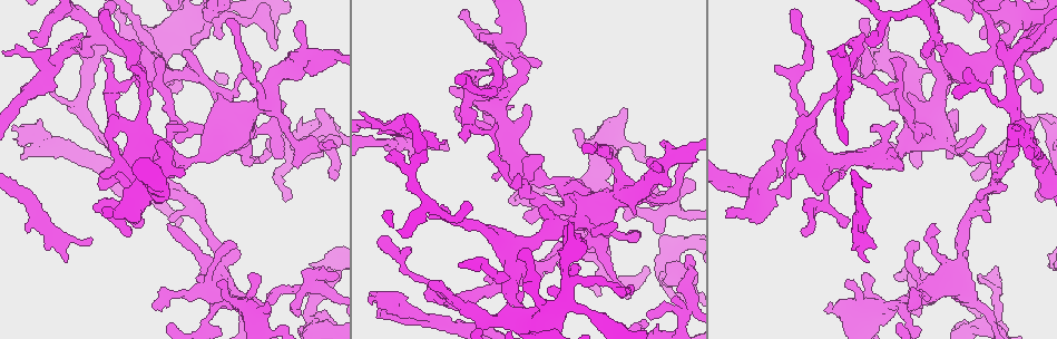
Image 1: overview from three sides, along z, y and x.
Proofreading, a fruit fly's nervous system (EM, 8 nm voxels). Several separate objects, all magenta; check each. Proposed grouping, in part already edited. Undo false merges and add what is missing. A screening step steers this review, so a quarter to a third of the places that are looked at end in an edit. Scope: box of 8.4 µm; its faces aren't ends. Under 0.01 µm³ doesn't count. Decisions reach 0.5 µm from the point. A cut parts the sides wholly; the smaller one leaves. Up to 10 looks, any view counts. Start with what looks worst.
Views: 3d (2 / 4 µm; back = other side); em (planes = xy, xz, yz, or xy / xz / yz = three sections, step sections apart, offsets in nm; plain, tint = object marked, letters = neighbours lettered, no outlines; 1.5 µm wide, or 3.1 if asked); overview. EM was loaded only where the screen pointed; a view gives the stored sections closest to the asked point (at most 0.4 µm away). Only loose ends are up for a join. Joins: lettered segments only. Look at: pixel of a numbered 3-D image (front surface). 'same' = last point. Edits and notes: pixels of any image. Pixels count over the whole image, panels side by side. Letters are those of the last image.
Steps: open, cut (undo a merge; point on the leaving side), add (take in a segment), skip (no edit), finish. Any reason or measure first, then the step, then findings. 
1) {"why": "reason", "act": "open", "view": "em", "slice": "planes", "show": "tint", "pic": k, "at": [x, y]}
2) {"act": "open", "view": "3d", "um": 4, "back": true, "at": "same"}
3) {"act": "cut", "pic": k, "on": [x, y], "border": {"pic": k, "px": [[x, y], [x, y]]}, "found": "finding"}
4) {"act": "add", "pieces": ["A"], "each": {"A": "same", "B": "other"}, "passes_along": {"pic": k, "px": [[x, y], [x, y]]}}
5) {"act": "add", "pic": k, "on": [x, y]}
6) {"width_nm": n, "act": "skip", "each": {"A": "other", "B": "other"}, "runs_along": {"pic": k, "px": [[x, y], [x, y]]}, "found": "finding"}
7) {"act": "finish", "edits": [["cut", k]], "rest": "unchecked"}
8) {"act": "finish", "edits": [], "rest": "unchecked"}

{"why": "abrupt turn", "act": "open", "view": "em", "slice": "xz", "step": 8, "show": "letters", "pic": 1, "at": [603, 185]}

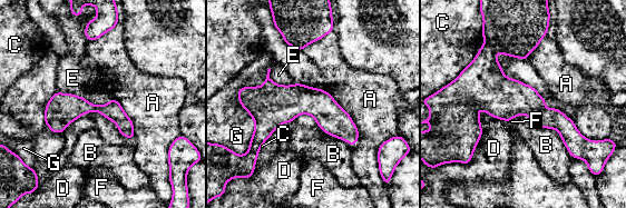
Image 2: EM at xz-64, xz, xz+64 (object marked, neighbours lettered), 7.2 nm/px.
{"act": "skip", "each": {"A": "other", "B": "other", "C": "other", "D": "other", "E": "other", "F": "other", "G": "other"}, "border": {"pic": 2, "px": [[57, 90], [97, 105], [113, 98]]}, "found": "one cell here"}

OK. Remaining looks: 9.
{"act": "open", "view": "3d", "um": 2, "pic": 1, "at": [649, 316]}

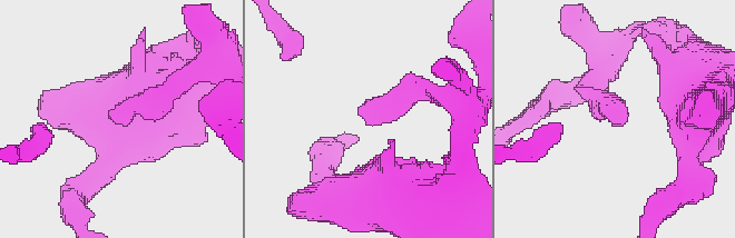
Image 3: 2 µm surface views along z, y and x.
{"act": "open", "view": "em", "slice": "xz", "step": 4, "show": "letters", "pic": 3, "at": [115, 123]}

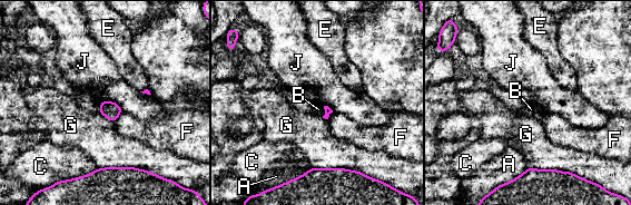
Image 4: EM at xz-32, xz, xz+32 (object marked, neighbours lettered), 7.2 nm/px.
{"act": "skip", "each": {"A": "other", "B": "other", "C": "other", "E": "other", "F": "other", "G": "other", "J": "other"}, "border": {"pic": 4, "px": [[324, 106], [324, 114], [322, 116]]}, "found": "no lettered segment goes on from it"}

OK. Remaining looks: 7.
{"why": "branch stops here", "act": "open", "view": "em", "slice": "xy", "step": 8, "show": "tint", "pic": 1, "at": [634, 240]}

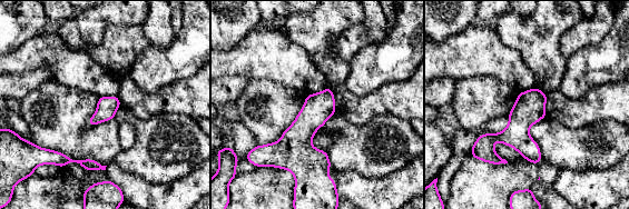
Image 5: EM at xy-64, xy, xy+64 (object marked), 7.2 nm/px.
{"why": "another direction", "act": "open", "view": "em", "slice": "yz", "step": 4, "show": "letters", "at": "same"}

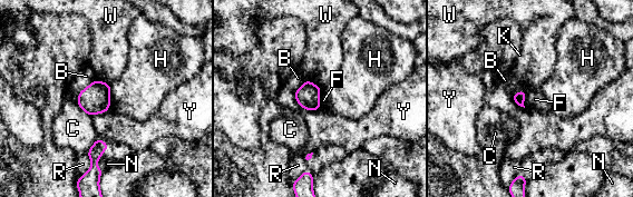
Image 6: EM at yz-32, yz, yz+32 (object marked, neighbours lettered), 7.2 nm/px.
{"act": "skip", "each": {"B": "other", "C": "other", "F": "other", "H": "other", "K": "other", "N": "other", "R": "other", "W": "other", "Y": "other"}, "border": {"pic": 6, "px": [[109, 85], [110, 107]]}, "found": "no lettered segment goes on from it"}

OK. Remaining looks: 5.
{"why": "thin end", "act": "open", "view": "em", "slice": "planes", "show": "plain", "pic": 1, "at": [522, 292]}

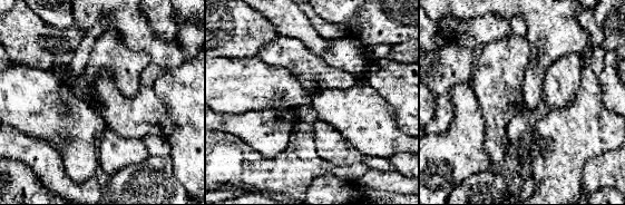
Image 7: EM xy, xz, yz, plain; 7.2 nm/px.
{"why": "see the neighbours", "act": "open", "view": "em", "slice": "planes", "show": "letters", "at": "same"}

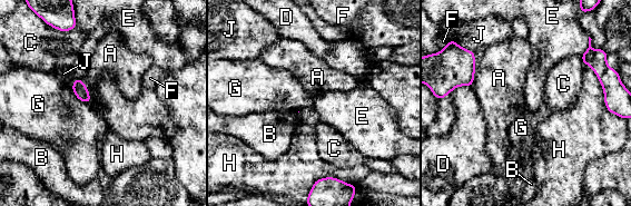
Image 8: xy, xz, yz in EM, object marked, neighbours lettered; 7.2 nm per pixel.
{"act": "skip", "each": {"A": "other", "B": "other", "C": "other", "D": "other", "E": "other", "F": "other", "G": "other", "H": "other", "J": "other"}, "border": {"pic": 8, "px": [[80, 79], [91, 101]]}, "found": "none of them fits"}

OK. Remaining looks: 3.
{"act": "finish", "edits": [], "rest": "unchecked"}

